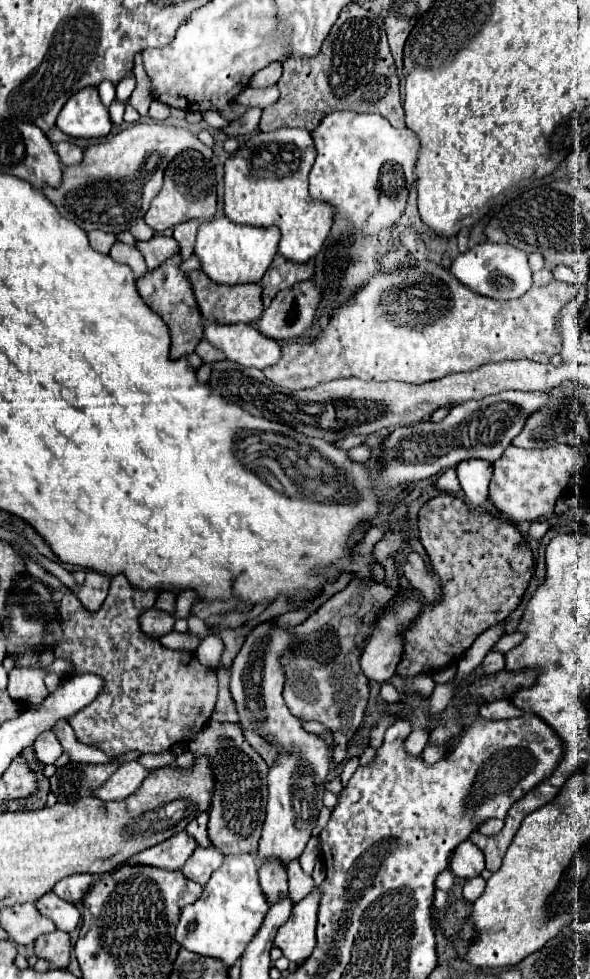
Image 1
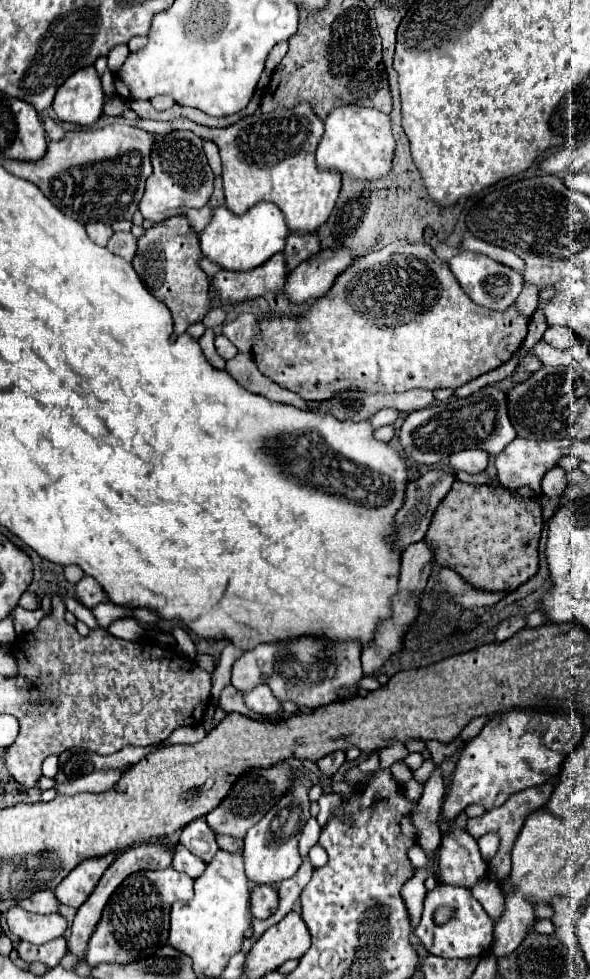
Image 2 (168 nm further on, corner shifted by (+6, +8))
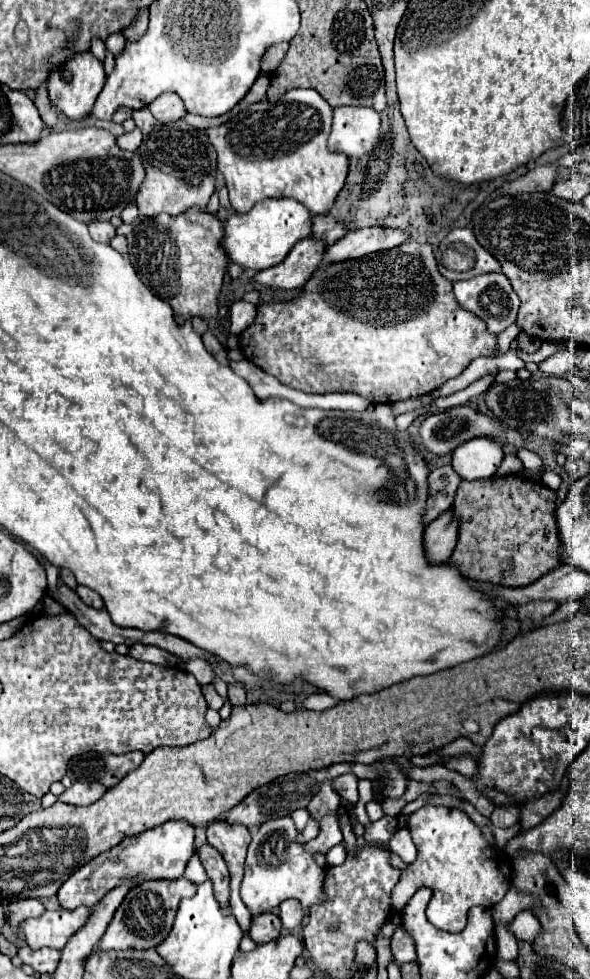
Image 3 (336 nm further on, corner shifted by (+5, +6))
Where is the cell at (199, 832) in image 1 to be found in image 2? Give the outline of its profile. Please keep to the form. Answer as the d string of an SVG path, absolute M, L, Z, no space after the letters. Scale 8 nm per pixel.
M204 818L194 820L180 832L180 844L186 846L194 856L198 856L202 862L210 864L212 858L218 852L218 844L214 840L214 832L206 824Z

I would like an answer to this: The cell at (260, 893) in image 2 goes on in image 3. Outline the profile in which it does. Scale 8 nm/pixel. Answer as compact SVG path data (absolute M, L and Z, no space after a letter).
M265 912L265 914L253 916L249 936L251 936L255 942L265 944L265 942L271 942L271 940L279 938L281 934L283 934L283 926L281 926L281 920L279 920L277 914Z

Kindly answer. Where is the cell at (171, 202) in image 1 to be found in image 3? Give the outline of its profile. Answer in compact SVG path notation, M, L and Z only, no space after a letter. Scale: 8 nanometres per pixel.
M147 108L135 110L133 112L133 120L135 124L143 130L143 142L139 146L141 158L143 158L143 166L145 166L145 180L141 184L141 190L137 194L137 208L141 214L145 216L159 216L159 214L169 214L169 216L177 216L189 208L205 208L211 194L215 192L215 172L217 172L217 156L215 156L215 148L211 146L211 142L207 140L203 130L191 128L187 126L183 120L173 120L173 122L157 122L151 112Z

